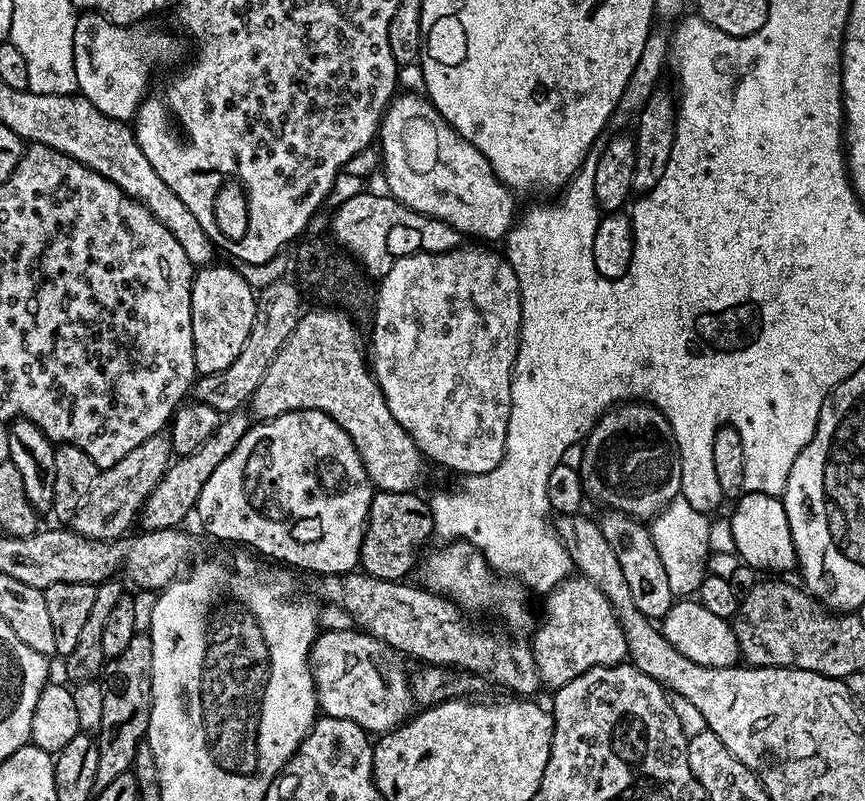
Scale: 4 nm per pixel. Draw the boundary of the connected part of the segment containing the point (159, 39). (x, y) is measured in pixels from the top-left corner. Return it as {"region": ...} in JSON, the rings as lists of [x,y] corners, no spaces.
{"region":[[[81,11],[74,26],[74,74],[79,95],[85,96],[102,114],[115,120],[135,121],[136,112],[150,91],[148,79],[159,64],[172,64],[180,56],[180,44],[164,28],[155,28],[152,22],[130,25],[115,24],[97,12]]]}

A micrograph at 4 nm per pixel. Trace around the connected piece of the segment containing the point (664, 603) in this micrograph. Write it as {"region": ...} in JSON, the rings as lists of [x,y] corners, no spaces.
{"region":[[[608,510],[603,514],[605,516],[599,517],[598,520],[602,538],[606,538],[606,542],[610,544],[610,550],[614,550],[614,558],[618,558],[618,566],[622,566],[622,574],[626,577],[626,582],[630,586],[630,595],[634,598],[634,606],[649,620],[660,622],[674,603],[674,597],[670,590],[670,581],[666,579],[666,569],[662,566],[662,558],[658,558],[658,550],[654,546],[649,525],[641,522],[637,517],[627,516],[625,512]]]}

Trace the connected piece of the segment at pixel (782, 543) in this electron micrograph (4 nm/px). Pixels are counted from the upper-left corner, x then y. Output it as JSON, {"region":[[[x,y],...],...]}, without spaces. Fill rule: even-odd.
{"region":[[[748,490],[735,504],[736,509],[732,512],[731,547],[741,561],[764,574],[788,574],[784,572],[790,571],[791,568],[793,571],[797,567],[796,551],[783,499]]]}

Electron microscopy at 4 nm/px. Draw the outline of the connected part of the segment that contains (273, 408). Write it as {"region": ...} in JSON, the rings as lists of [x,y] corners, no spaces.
{"region":[[[316,306],[313,312],[305,311],[282,350],[278,350],[278,358],[270,362],[266,378],[258,382],[258,390],[254,390],[250,401],[251,415],[263,422],[287,412],[318,410],[334,418],[350,434],[373,489],[416,492],[424,480],[426,458],[414,438],[398,426],[398,418],[390,414],[390,406],[386,406],[386,398],[356,335],[356,325],[338,308]]]}

